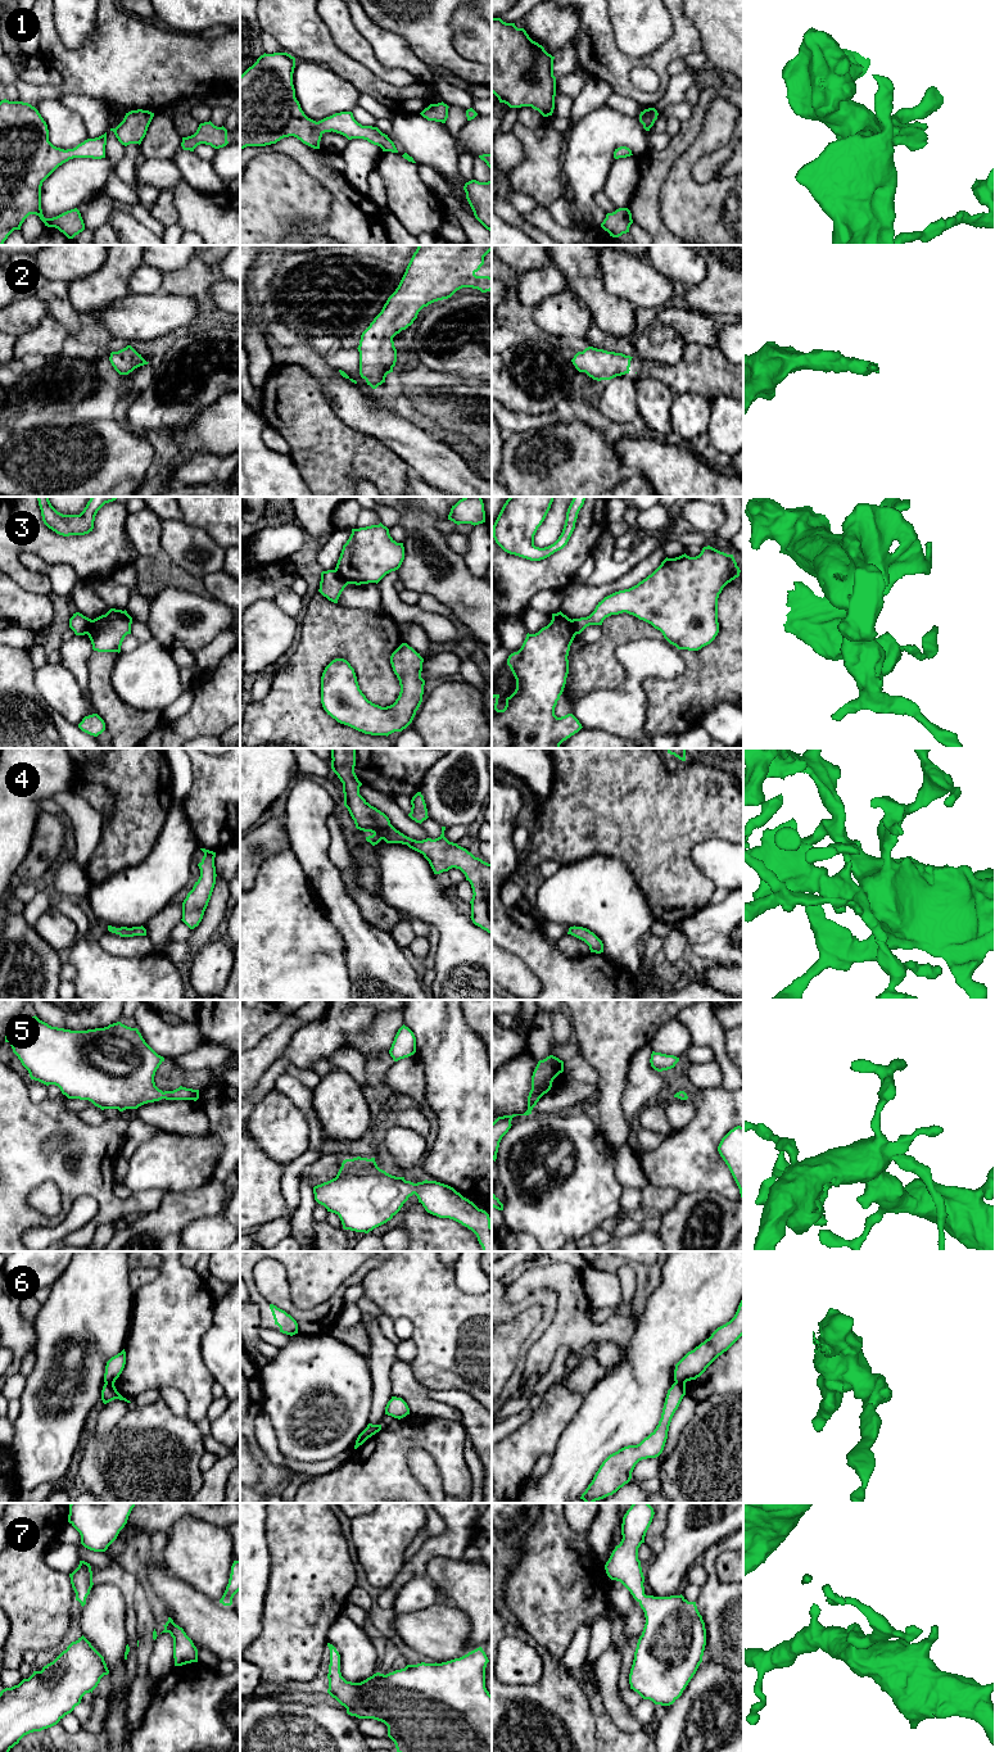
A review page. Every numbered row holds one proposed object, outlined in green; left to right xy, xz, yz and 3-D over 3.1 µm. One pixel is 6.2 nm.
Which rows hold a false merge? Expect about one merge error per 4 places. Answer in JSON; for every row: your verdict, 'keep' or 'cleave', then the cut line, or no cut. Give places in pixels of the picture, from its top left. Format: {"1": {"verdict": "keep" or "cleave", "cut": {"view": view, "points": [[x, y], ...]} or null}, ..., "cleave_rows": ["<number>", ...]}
{"1": {"verdict": "keep", "cut": null}, "2": {"verdict": "keep", "cut": null}, "3": {"verdict": "cleave", "cut": {"view": "xz", "points": [[334, 570], [347, 584]]}}, "4": {"verdict": "keep", "cut": null}, "5": {"verdict": "keep", "cut": null}, "6": {"verdict": "cleave", "cut": {"view": "yz", "points": [[675, 1381], [684, 1385]]}}, "7": {"verdict": "keep", "cut": null}, "cleave_rows": ["3", "6"]}

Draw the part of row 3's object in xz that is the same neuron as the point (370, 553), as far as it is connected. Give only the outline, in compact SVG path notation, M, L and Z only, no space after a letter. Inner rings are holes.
M380 522L352 529L335 571L347 584L377 584L386 574L398 570L403 560L403 543L397 543Z

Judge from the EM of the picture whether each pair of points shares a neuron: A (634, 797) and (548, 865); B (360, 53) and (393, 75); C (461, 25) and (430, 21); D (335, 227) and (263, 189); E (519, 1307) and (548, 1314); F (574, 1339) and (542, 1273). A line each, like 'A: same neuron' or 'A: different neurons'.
A: different neurons
B: same neuron
C: different neurons
D: different neurons
E: same neuron
F: same neuron

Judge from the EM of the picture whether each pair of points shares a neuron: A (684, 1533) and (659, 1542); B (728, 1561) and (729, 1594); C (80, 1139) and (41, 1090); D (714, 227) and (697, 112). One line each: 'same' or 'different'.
A: different
B: different
C: different
D: different

